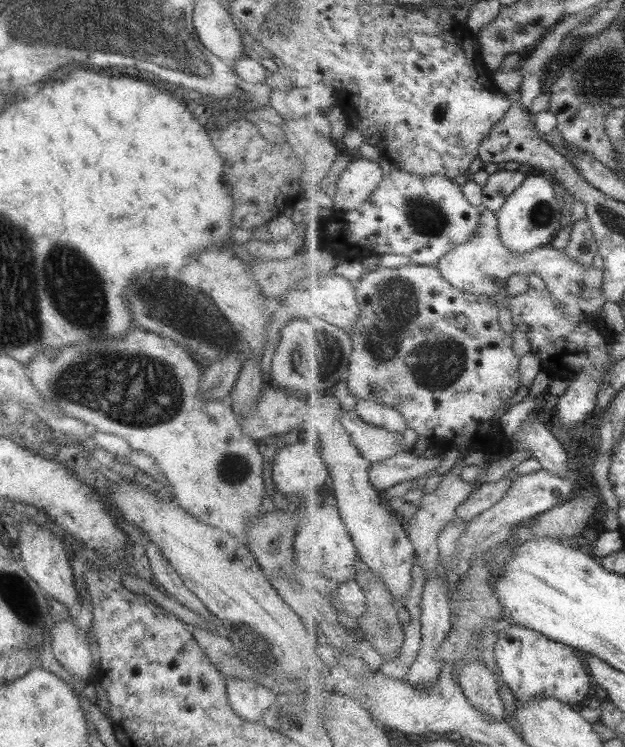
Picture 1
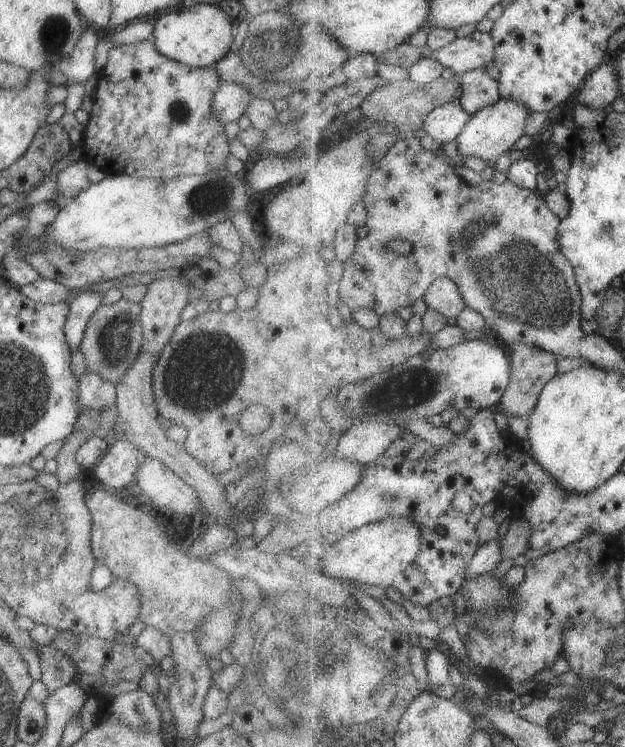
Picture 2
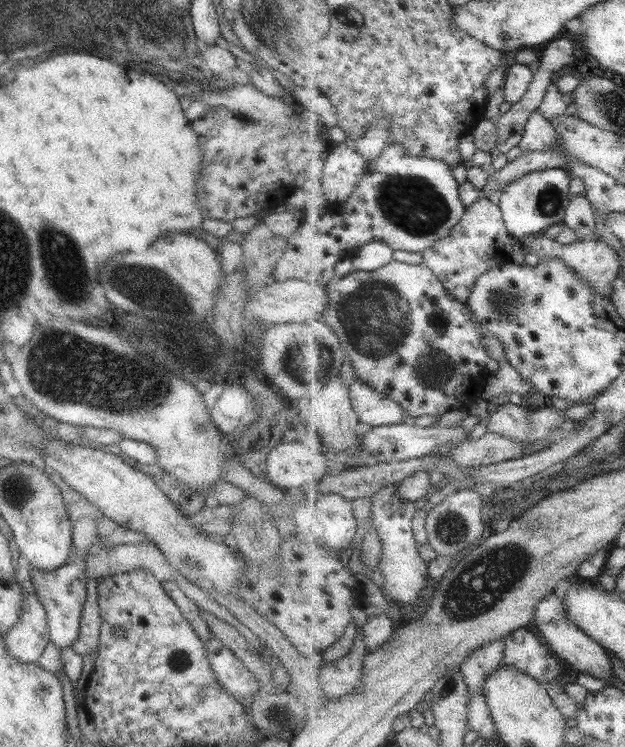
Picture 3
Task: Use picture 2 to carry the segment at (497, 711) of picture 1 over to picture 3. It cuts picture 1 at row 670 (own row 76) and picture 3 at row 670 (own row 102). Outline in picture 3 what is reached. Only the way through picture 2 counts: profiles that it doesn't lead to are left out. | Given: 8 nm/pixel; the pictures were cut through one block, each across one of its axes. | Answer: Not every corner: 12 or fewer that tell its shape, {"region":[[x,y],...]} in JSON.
{"region":[[507,637],[480,646],[460,668],[473,694],[503,664]]}

